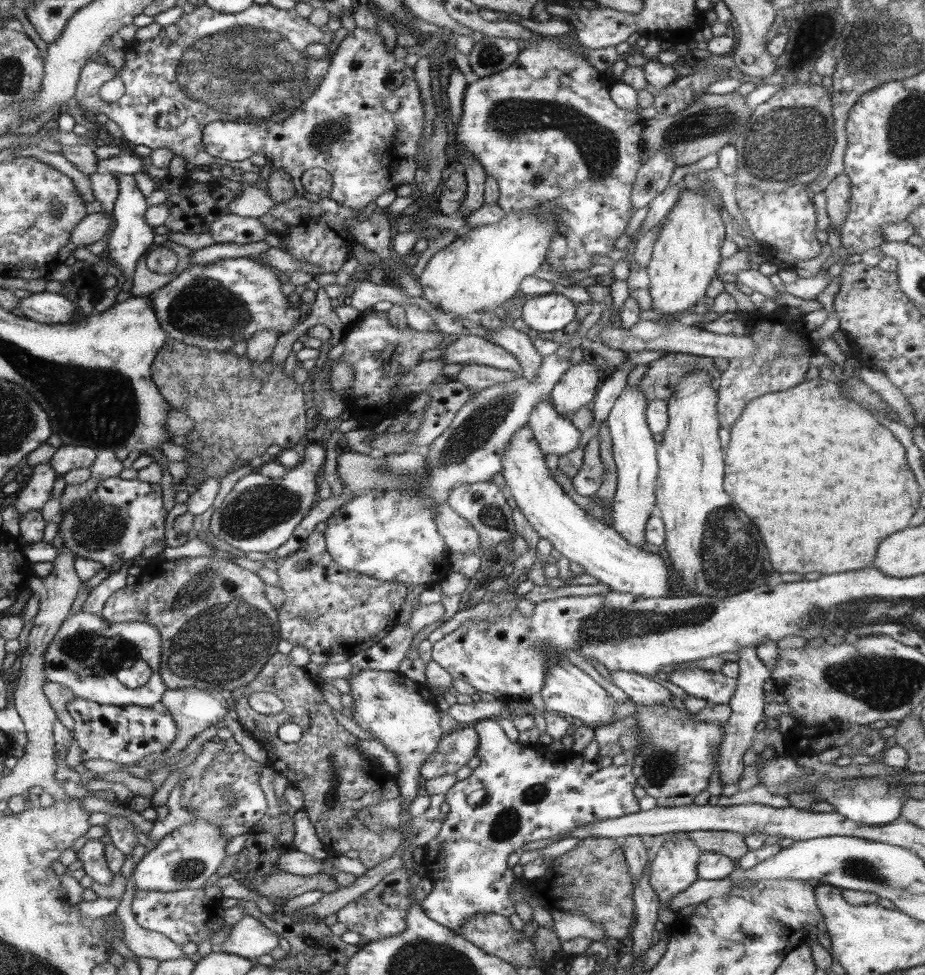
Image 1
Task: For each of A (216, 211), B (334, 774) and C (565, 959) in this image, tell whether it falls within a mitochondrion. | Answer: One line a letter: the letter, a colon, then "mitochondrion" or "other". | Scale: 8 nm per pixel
A: other
B: mitochondrion
C: other

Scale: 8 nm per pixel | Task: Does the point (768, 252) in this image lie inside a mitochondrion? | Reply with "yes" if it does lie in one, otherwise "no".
no

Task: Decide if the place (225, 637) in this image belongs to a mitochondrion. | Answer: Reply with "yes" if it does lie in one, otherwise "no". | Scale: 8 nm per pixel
yes

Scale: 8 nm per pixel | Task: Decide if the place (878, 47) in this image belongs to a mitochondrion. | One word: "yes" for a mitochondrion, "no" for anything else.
yes

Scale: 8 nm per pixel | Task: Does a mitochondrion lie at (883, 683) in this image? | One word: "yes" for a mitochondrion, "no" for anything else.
yes

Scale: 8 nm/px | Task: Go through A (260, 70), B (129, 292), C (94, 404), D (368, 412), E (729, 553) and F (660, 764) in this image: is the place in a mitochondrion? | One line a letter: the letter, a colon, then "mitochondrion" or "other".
A: mitochondrion
B: other
C: mitochondrion
D: other
E: mitochondrion
F: mitochondrion

